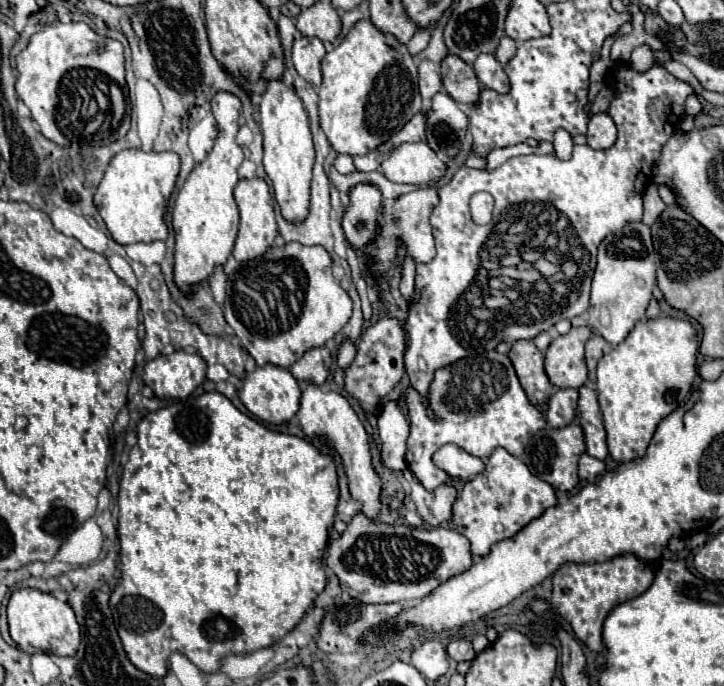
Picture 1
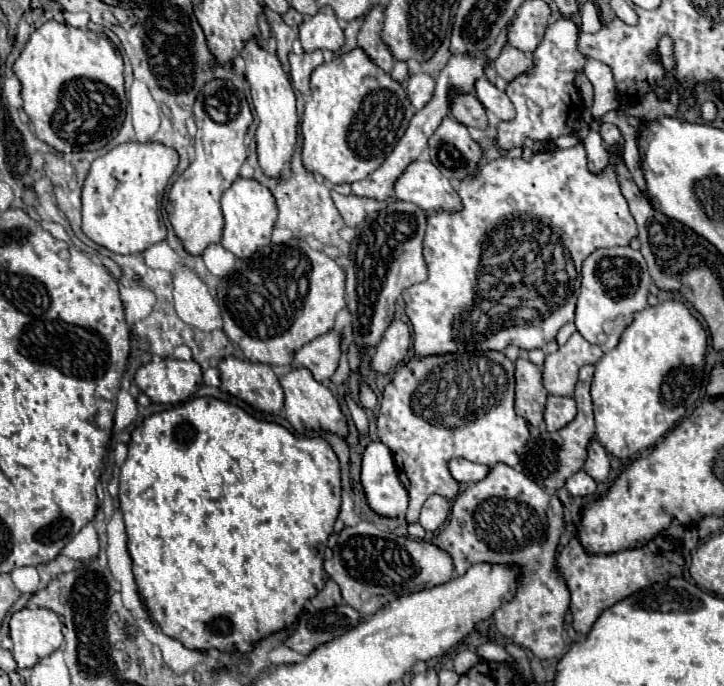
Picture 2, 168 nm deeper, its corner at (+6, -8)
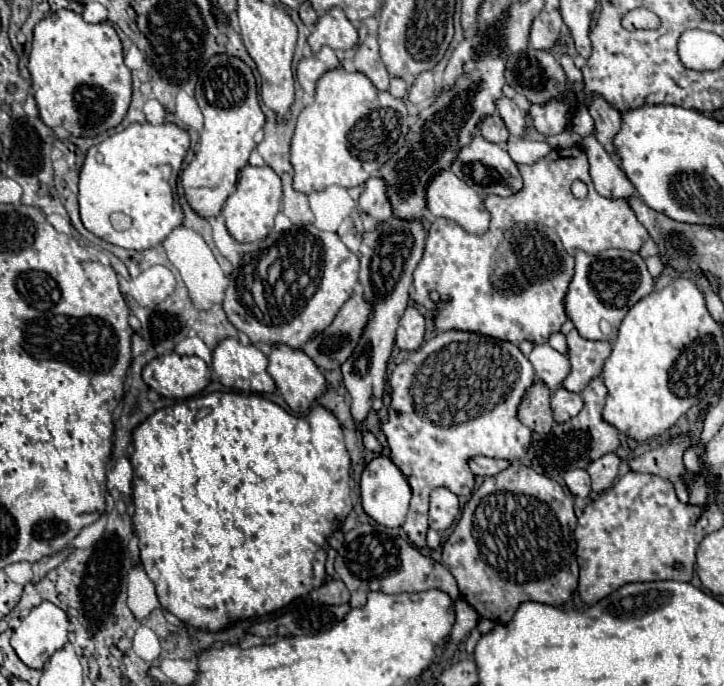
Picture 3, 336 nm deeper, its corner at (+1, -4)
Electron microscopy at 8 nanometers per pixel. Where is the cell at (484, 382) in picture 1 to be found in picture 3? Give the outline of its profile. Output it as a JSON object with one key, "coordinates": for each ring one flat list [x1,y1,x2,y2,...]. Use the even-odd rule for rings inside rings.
{"coordinates":[[464,330,438,332,418,350,410,352,408,358,394,368,390,376,392,404,388,410,388,420,382,424,382,430,390,444,390,460,406,476,412,488,410,510,406,514,402,530,406,532,414,548,426,548,428,500,434,488,444,486,454,494,470,496,475,485,475,476,468,466,470,458,488,456,518,462,528,452,532,442,532,430,518,420,518,406,526,390,534,382,534,368,516,344]]}

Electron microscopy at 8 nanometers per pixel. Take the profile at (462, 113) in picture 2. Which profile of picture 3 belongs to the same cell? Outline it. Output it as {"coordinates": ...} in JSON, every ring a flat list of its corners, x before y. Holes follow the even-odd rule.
{"coordinates":[[498,114,482,118,482,122,480,122,480,134,488,142,494,142,494,144,506,144,508,138,510,138,510,132,506,130,506,126,504,126,504,122,502,122,502,118]]}

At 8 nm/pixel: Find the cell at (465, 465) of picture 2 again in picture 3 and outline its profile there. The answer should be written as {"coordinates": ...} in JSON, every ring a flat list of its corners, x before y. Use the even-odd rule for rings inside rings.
{"coordinates":[[476,456,470,460,470,470,476,476,494,476,510,466,508,460,498,460,498,458,486,458,486,456]]}

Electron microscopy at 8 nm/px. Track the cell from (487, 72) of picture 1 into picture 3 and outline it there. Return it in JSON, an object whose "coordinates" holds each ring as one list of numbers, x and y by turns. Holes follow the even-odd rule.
{"coordinates":[[500,98,496,102,496,106,498,106,498,114,502,116,510,134,514,138,522,138,526,134,526,118,524,118,522,110,510,98]]}

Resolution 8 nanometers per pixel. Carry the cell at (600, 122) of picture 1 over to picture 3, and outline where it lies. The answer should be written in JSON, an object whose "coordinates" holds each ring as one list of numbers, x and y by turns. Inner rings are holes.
{"coordinates":[[594,136,586,138,582,142,582,146,588,154,590,176,592,176,594,188,600,196,622,198,622,200,628,200,628,198,636,196,636,190,630,184,630,180,622,174,620,166,612,160,612,156,602,148,602,144]]}

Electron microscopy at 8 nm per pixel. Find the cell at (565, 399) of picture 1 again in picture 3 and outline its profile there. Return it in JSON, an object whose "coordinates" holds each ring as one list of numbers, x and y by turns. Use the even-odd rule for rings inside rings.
{"coordinates":[[556,388,552,394,552,412,554,412,554,420,558,424,574,418,578,412,582,410,582,396,568,392,566,388]]}

